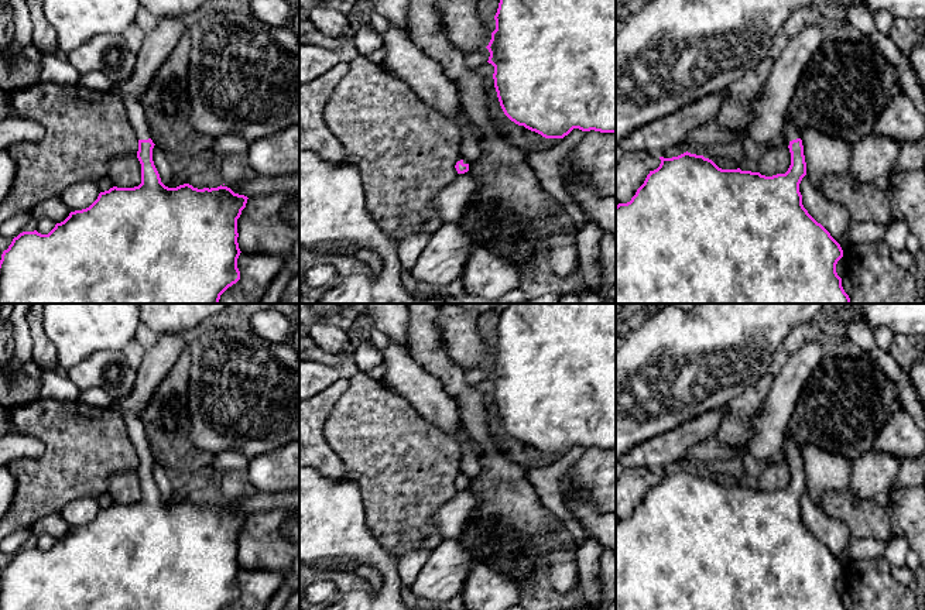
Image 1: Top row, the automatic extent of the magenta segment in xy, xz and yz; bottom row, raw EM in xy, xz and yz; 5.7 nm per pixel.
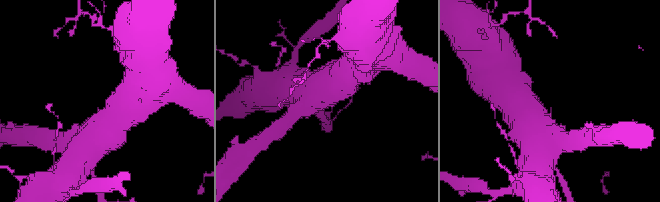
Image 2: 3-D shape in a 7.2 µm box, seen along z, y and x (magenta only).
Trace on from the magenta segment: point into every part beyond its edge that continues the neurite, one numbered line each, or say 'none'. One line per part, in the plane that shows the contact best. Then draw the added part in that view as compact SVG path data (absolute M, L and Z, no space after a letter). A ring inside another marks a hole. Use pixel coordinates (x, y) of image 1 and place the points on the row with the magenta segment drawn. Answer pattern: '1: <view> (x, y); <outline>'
1: xy (134, 109); M113 86L110 92L117 95L124 102L130 123L134 127L138 140L151 138L151 131L145 120L143 104L133 96L117 92Z

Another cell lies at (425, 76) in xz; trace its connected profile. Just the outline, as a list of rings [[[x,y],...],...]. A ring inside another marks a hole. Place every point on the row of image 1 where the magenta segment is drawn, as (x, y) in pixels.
[[[388,24],[381,37],[387,48],[384,68],[405,80],[425,104],[450,120],[459,128],[462,160],[467,164],[477,161],[482,147],[470,130],[458,120],[460,99],[456,79],[446,76],[438,62],[421,52],[408,31]]]

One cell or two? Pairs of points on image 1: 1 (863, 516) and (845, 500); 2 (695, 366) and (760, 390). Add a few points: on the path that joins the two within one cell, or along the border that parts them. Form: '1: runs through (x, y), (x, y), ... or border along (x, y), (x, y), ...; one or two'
1: runs through (859, 514), (849, 504); one
2: border along (767, 373), (726, 405); two

